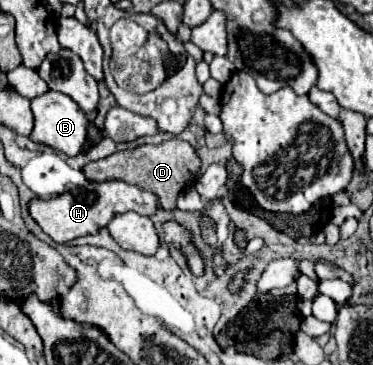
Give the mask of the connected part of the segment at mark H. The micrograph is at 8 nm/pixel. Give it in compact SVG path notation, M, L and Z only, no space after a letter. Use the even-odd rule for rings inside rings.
M107 180L107 182L87 182L75 192L65 192L49 200L33 198L29 202L29 214L43 228L43 232L47 232L55 242L63 244L77 236L95 234L99 228L107 226L109 220L119 212L133 210L141 216L151 216L157 210L157 206L159 202L151 192L135 188L123 180Z

